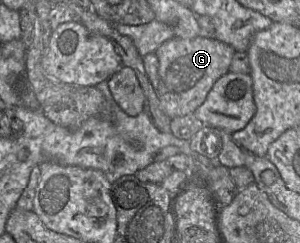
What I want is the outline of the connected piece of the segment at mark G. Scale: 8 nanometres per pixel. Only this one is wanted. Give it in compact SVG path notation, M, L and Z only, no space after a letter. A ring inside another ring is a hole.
M173 37L162 43L155 51L159 61L159 83L155 91L162 111L171 119L194 113L214 83L230 71L235 52L232 46L206 37Z

